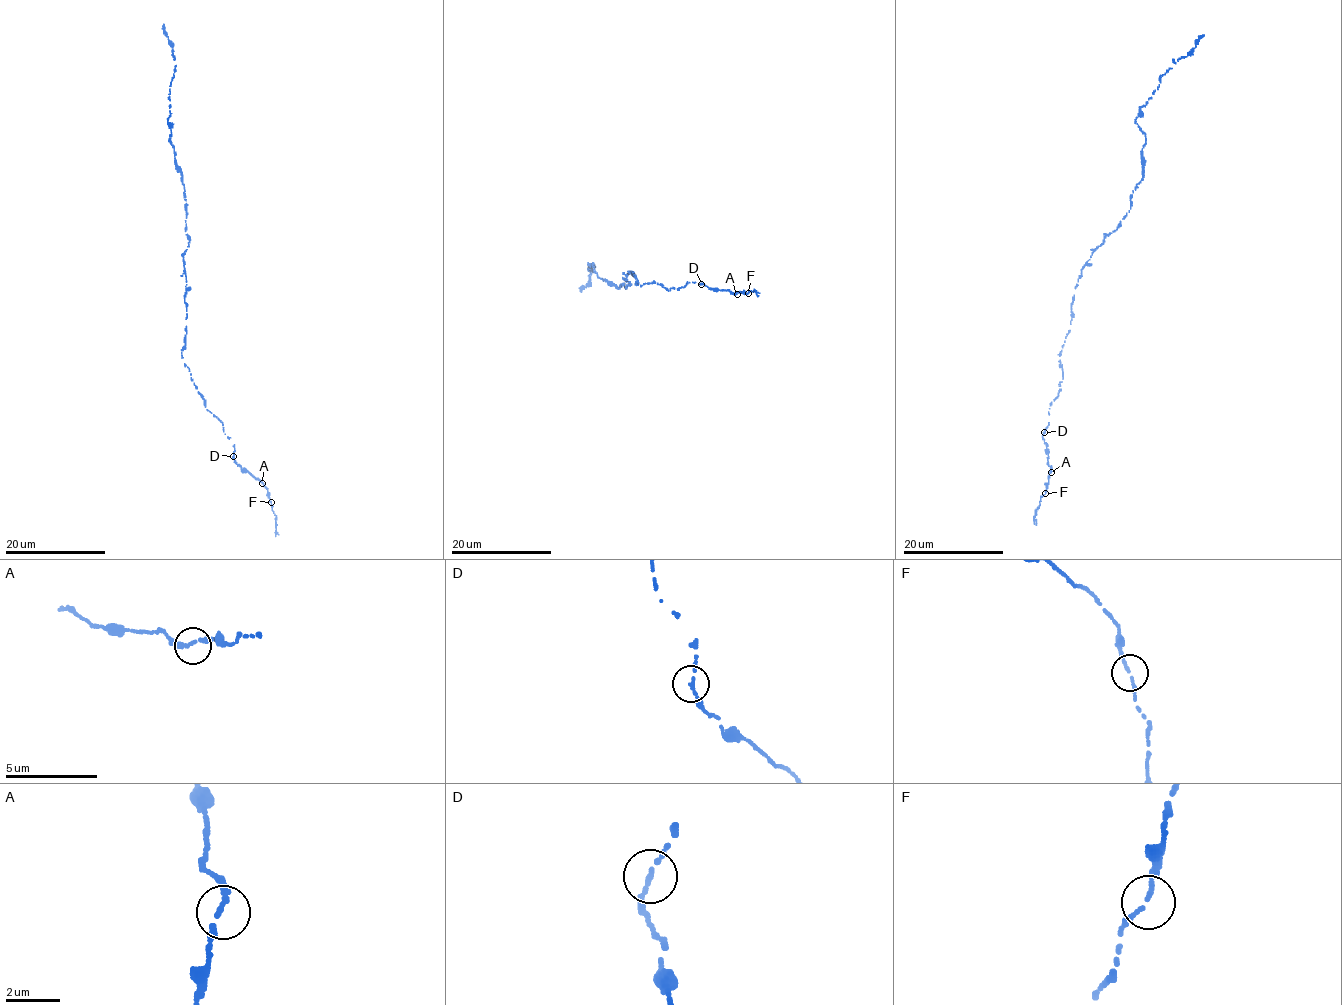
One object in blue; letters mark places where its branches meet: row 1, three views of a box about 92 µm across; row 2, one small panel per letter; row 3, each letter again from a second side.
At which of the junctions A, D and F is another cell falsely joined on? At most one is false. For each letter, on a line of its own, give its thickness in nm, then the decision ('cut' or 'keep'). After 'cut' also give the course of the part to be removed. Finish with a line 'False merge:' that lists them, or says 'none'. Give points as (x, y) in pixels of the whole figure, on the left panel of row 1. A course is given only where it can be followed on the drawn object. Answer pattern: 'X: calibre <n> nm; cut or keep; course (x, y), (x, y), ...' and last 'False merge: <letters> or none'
A: calibre 200 nm; keep
D: calibre 170 nm; keep
F: calibre 150 nm; keep
False merge: none

